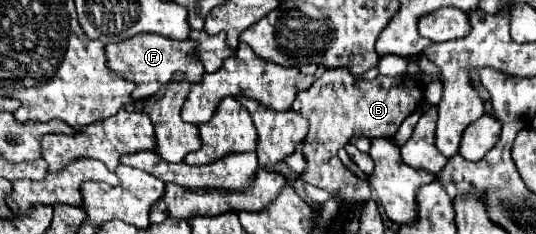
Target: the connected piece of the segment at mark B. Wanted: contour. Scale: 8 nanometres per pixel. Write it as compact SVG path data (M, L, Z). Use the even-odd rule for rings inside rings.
M327 69L309 89L299 93L297 99L301 101L301 115L309 121L309 133L303 141L303 155L307 159L303 181L329 191L349 205L357 205L369 201L371 189L357 175L347 175L347 167L337 159L337 149L355 135L369 139L393 137L399 125L425 101L425 83L411 75L377 75L373 81L357 81L347 69Z

